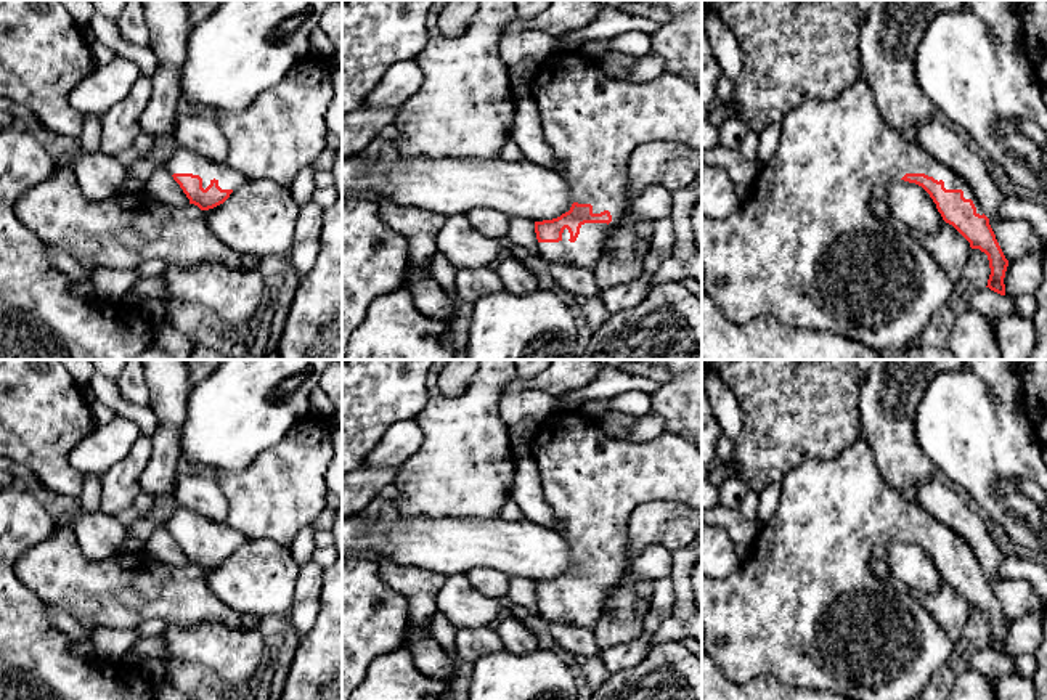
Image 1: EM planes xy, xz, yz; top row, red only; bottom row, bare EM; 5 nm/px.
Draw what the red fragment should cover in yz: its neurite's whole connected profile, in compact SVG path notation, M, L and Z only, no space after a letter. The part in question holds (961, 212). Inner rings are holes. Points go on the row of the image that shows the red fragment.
M862 75L833 100L809 100L788 111L780 128L777 151L755 178L752 197L727 218L702 217L702 292L710 295L731 321L774 316L793 328L856 340L878 355L919 344L935 311L952 295L954 281L906 230L874 215L870 207L874 188L896 180L922 186L943 220L952 225L972 249L988 255L991 275L986 287L1005 295L1008 260L973 189L917 141L904 140L885 122Z

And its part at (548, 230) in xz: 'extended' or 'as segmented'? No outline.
extended

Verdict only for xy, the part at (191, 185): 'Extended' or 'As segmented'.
Extended

